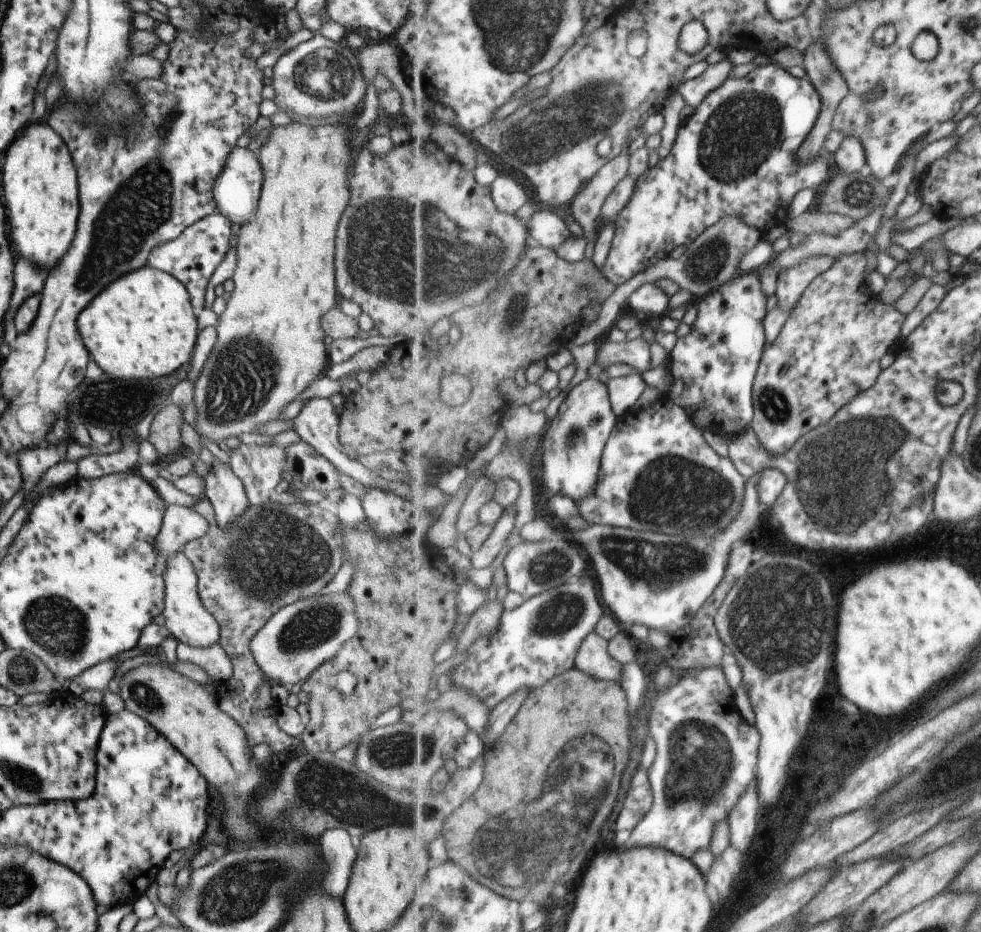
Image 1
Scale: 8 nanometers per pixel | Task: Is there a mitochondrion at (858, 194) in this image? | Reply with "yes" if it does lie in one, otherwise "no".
yes

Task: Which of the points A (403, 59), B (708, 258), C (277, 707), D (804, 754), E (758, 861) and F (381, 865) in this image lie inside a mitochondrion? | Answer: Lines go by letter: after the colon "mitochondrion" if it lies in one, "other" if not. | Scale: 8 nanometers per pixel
A: other
B: mitochondrion
C: other
D: other
E: other
F: other

